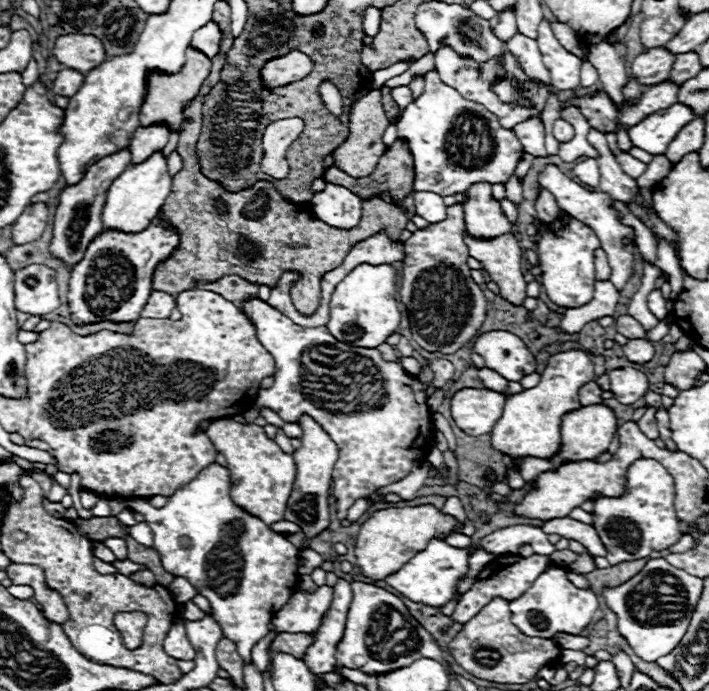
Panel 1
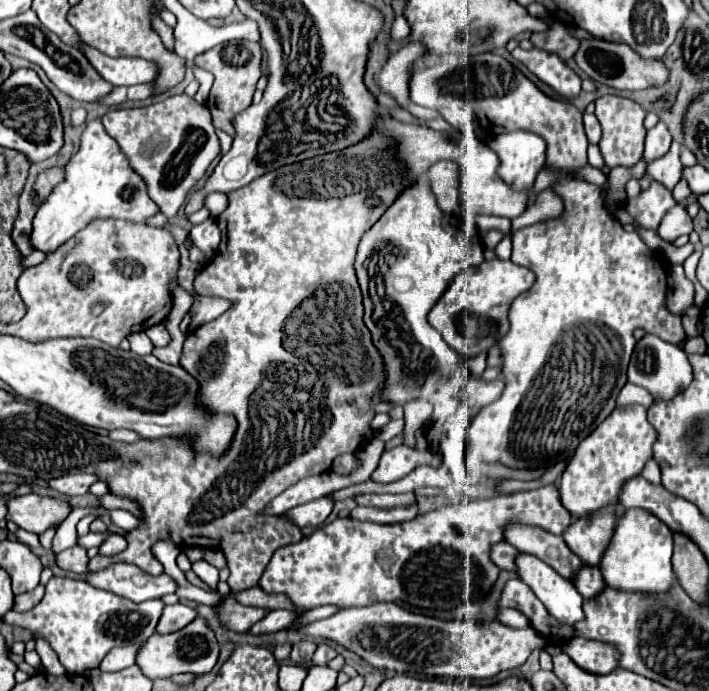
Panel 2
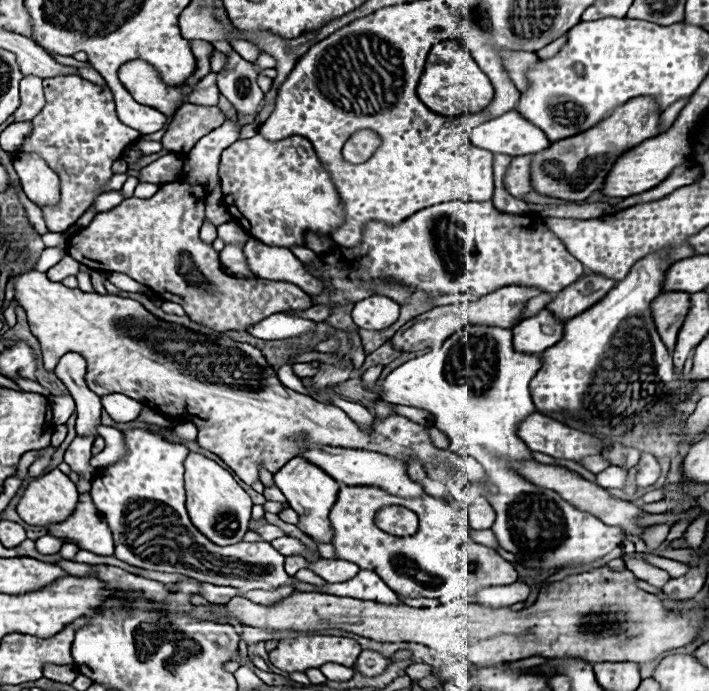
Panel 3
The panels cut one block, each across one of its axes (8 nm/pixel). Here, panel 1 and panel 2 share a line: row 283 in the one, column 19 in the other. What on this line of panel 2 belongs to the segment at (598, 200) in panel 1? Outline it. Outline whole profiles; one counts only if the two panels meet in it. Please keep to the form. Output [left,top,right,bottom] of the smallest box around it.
[2,576,164,674]

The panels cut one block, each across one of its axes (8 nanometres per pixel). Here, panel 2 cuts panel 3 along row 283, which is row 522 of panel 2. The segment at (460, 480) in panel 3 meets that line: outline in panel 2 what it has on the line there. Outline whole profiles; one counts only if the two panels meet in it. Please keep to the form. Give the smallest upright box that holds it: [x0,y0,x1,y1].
[6,494,70,534]

